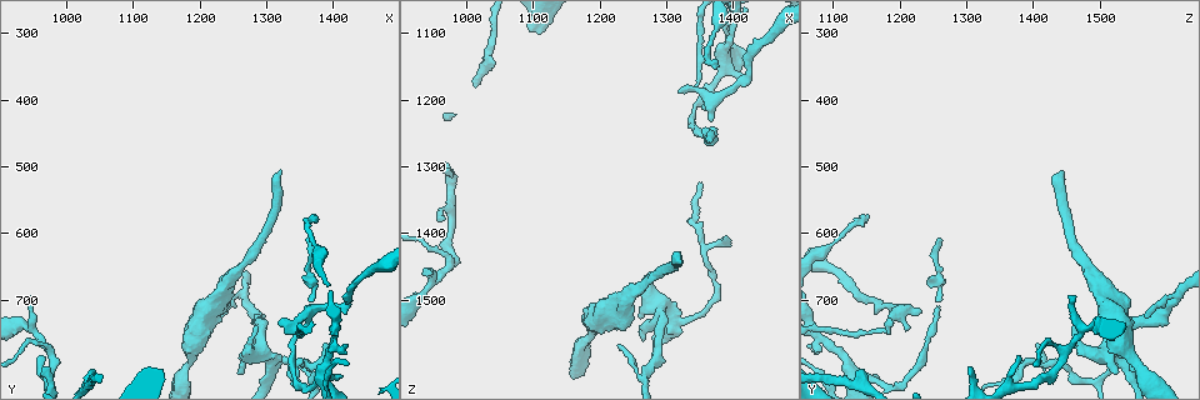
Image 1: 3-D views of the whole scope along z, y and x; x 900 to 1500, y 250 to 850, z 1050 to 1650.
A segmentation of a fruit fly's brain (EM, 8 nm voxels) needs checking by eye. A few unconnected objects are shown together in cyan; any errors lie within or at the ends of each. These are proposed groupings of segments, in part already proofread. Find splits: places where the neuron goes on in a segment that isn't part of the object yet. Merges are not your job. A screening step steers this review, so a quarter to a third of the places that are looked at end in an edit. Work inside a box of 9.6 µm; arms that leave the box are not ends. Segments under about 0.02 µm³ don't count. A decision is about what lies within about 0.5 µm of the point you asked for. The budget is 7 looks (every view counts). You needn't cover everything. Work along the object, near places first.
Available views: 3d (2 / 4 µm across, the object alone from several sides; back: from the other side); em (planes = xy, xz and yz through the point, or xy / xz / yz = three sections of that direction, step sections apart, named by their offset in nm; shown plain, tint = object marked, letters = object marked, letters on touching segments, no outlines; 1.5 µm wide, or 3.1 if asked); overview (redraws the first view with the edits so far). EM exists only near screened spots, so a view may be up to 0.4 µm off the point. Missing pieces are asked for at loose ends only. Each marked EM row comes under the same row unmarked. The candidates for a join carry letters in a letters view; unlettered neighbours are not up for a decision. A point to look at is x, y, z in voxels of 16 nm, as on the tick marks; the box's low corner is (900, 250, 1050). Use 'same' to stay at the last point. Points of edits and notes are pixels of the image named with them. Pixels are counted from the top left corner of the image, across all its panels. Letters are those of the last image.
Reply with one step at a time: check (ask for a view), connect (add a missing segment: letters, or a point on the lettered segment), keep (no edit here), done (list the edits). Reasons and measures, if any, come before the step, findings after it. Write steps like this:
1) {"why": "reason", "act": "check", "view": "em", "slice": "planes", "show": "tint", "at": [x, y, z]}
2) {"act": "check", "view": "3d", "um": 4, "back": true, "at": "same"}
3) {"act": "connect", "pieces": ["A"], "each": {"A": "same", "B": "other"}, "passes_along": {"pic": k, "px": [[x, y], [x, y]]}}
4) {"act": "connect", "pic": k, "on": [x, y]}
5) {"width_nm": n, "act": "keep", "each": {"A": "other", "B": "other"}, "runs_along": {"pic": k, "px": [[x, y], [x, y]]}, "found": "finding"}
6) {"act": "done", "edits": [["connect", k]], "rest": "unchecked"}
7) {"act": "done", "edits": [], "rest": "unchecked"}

{"why": "thin end", "act": "check", "view": "em", "slice": "planes", "show": "letters", "at": [1375, 570, 1155]}

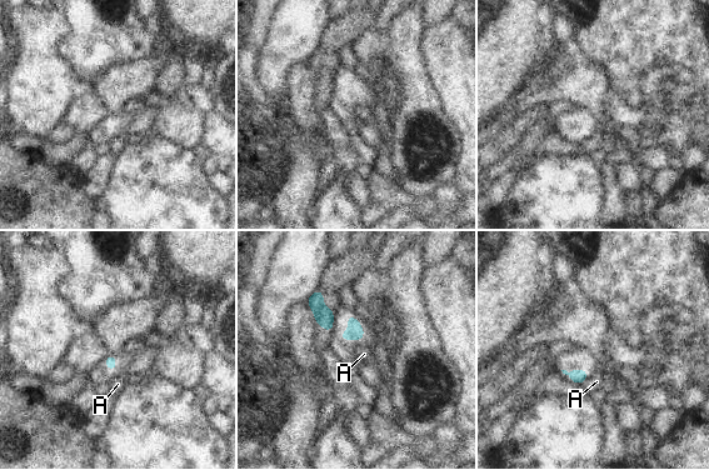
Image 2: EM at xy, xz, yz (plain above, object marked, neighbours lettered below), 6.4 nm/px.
{"longest_contact_nm": ["A", 50], "act": "keep", "each": {"A": "other"}, "border": {"pic": 2, "px": [[585, 379], [580, 384]]}, "found": "none of them fits"}

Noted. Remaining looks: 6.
{"why": "branch stops here", "act": "check", "view": "em", "slice": "xz", "step": 8, "show": "tint", "at": [1320, 505, 1450]}

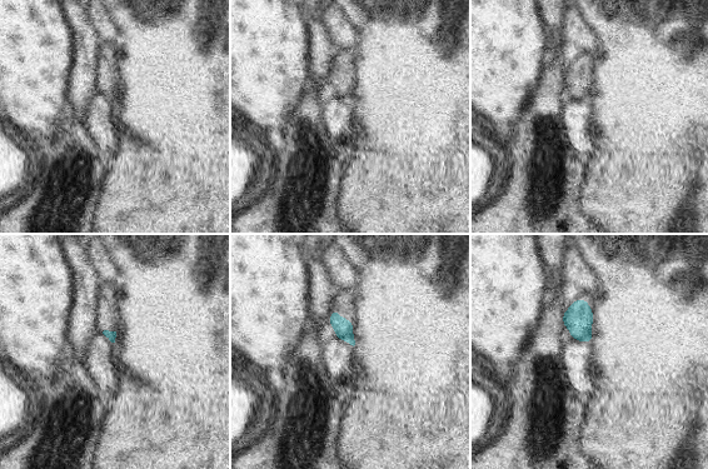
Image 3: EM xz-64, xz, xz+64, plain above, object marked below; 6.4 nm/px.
{"why": "another direction", "act": "check", "view": "em", "slice": "planes", "show": "letters", "at": "same"}

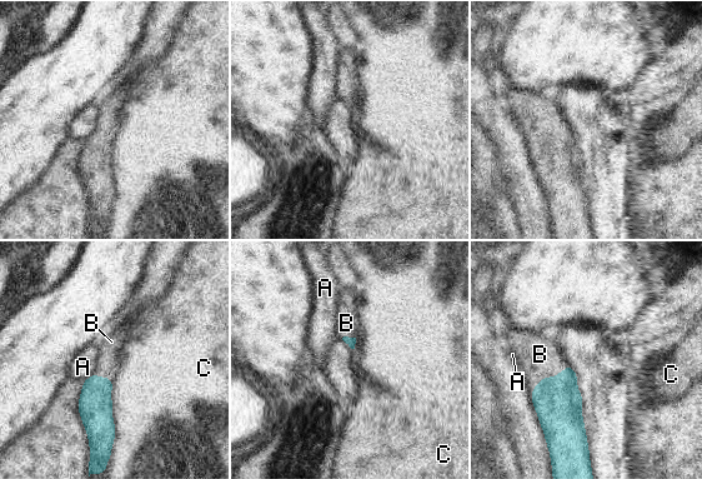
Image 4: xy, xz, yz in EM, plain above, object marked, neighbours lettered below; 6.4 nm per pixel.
{"act": "connect", "pieces": ["B"], "each": {"A": "other", "B": "same", "C": "other"}, "passes_along": {"pic": 4, "px": [[558, 404], [548, 378], [537, 355]]}, "found": "it goes on there"}

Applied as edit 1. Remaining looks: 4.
{"act": "check", "view": "overview"}

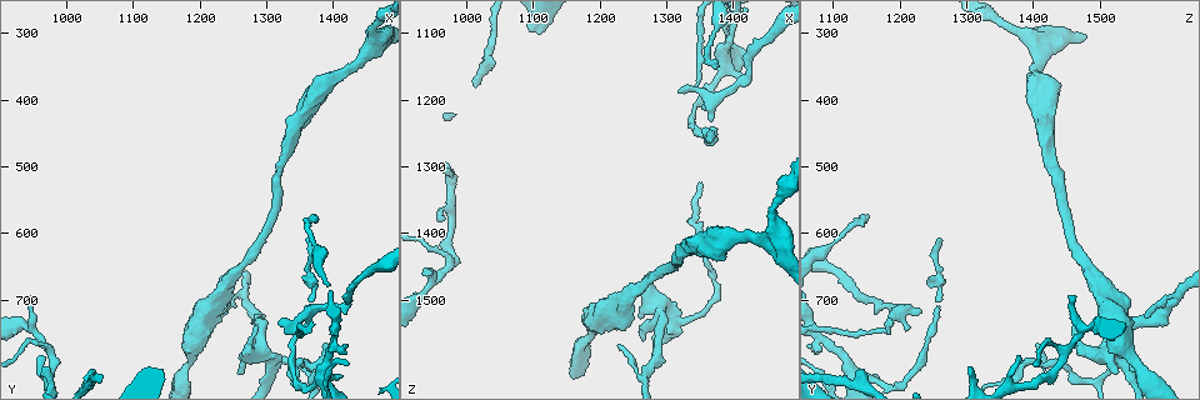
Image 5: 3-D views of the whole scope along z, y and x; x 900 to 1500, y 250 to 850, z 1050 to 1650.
{"why": "an open end", "act": "check", "view": "3d", "um": 2, "at": [1365, 610, 1260]}

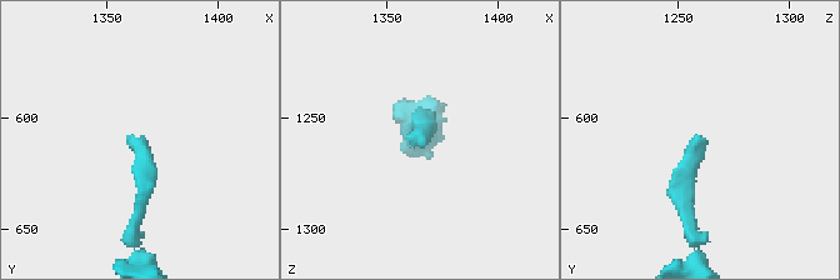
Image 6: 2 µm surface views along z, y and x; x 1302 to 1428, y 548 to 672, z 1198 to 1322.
{"act": "check", "view": "em", "slice": "planes", "show": "letters", "at": [1361, 609, 1261]}

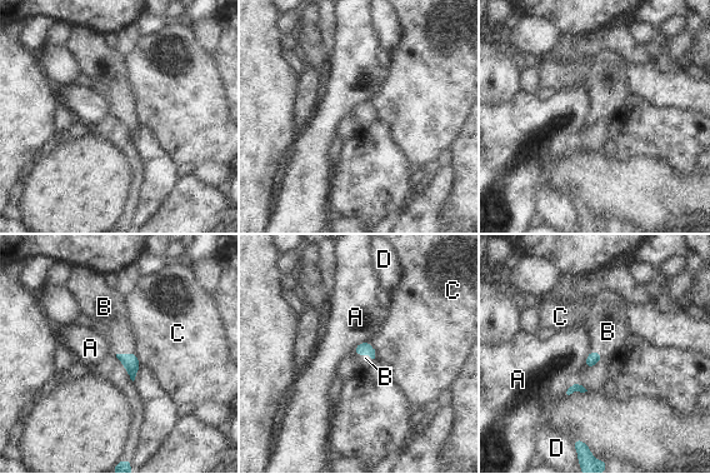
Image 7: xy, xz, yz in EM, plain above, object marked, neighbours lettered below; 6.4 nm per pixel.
{"act": "connect", "pieces": ["B"], "each": {"A": "other", "B": "same", "C": "other", "D": "other"}, "passes_along": {"pic": 7, "px": [[363, 347], [363, 353], [365, 358]]}, "found": "it goes on there"}

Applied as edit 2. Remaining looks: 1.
{"act": "done", "edits": [["connect", 4], ["connect", 7]], "rest": "unchecked"}

